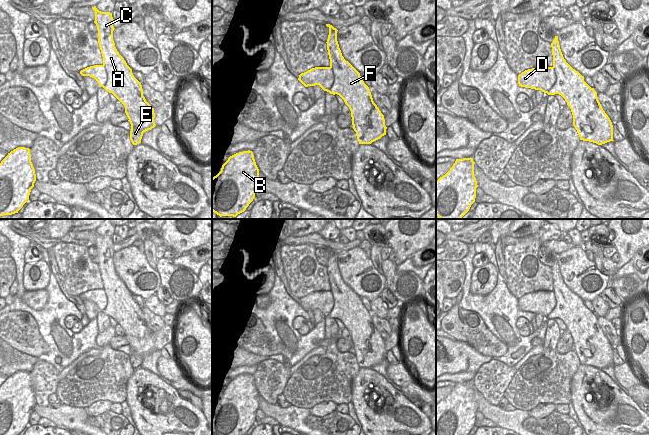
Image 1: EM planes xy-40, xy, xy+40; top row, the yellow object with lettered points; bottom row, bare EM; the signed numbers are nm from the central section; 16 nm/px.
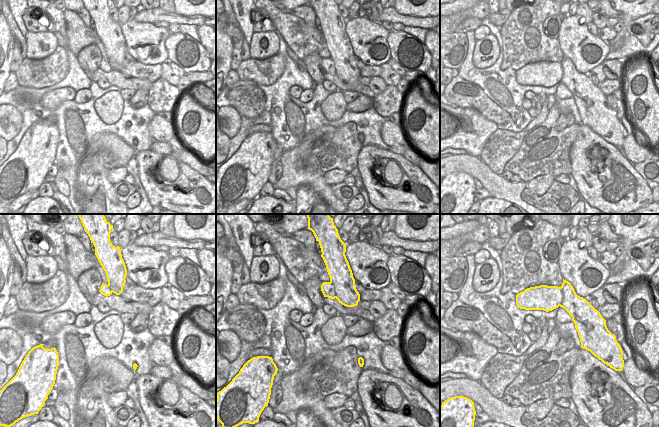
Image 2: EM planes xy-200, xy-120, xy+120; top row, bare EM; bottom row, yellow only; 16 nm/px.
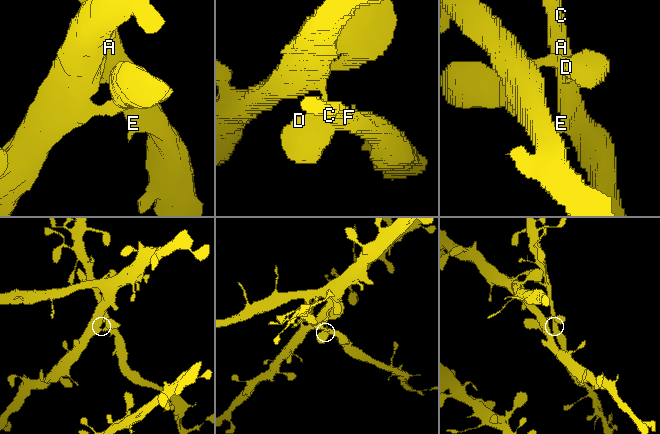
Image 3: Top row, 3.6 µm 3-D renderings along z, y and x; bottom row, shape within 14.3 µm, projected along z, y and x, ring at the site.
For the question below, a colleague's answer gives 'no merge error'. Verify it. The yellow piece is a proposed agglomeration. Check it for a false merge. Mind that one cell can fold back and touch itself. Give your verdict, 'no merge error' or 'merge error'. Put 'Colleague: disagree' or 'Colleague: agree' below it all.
merge error
Colleague: disagree

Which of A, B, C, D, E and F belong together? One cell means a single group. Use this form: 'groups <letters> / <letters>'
groups A C E F / B D

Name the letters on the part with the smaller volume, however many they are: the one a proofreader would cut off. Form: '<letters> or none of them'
A, C, E, F

